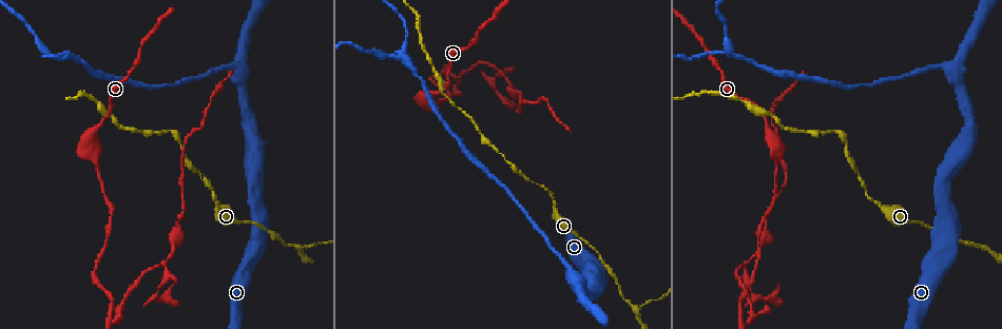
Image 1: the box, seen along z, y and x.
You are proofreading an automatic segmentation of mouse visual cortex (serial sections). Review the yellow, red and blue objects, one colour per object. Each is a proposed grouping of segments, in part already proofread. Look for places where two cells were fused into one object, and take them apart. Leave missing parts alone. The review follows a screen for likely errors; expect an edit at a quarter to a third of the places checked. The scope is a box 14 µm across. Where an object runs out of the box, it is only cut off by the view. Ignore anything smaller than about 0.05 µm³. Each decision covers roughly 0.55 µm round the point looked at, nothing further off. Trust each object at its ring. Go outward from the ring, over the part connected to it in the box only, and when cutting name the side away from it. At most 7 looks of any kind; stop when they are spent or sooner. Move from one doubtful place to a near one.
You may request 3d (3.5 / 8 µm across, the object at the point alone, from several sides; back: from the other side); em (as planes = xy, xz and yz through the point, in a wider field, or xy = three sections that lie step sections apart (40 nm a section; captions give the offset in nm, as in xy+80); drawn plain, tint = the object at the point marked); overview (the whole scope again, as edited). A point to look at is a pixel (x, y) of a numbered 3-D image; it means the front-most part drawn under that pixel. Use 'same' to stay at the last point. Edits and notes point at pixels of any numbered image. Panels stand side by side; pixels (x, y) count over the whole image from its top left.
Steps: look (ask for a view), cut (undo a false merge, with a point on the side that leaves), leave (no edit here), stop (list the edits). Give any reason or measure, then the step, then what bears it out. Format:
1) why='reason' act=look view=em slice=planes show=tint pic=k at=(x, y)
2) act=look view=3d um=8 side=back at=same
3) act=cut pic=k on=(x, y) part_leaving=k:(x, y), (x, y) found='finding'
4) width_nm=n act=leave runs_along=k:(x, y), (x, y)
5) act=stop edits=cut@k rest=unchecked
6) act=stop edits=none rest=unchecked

why='calibre changes' act=look view=3d um=3.5 pic=1 at=(880, 205)

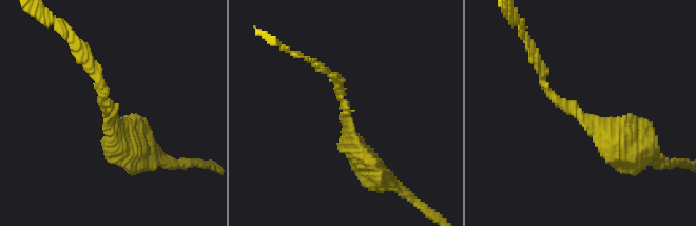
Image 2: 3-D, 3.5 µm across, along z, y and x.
arm_widths_nm=150,350 why='shape alone is not enough' act=look view=em slice=xy step=5 show=tint pic=2 at=(111, 111)

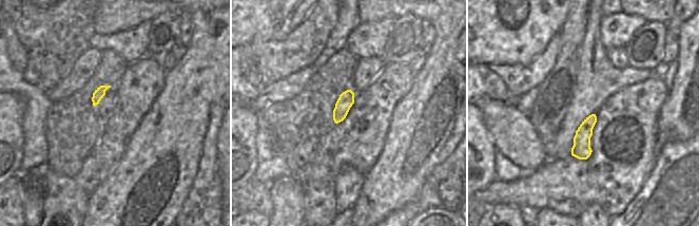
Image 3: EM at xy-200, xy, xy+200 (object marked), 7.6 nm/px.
act=leave runs_along=2:(629, 148), (566, 110), (537, 64) found='one cell here'

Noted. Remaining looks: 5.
why='three-way junction' act=look view=3d um=3.5 side=back pic=1 at=(299, 246)

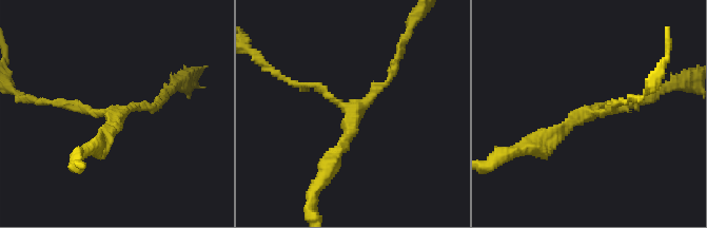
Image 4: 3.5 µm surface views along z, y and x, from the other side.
act=look view=em slice=planes show=tint pic=4 at=(356, 109)

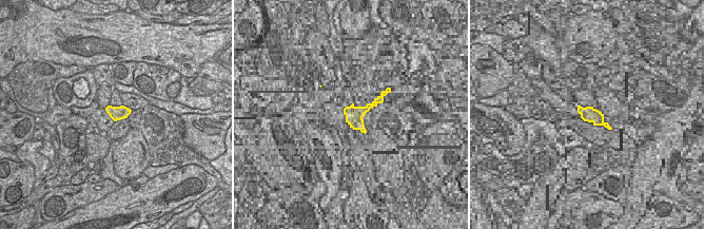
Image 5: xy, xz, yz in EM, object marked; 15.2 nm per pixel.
arm_widths_nm=100,150,200 act=leave runs_along=4:(637, 99), (584, 112), (538, 148) found='all the same cell'

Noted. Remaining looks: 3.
why='abrupt turn' act=look view=3d um=8 pic=1 at=(739, 321)

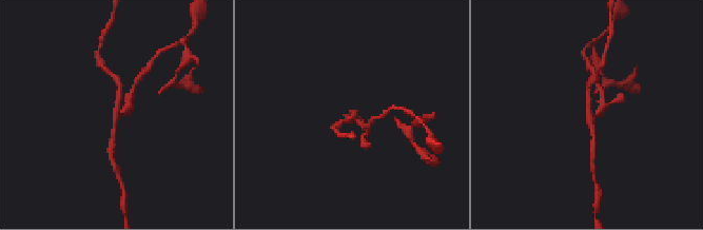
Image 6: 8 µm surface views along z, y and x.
act=look view=em slice=xy step=2 show=tint pic=6 at=(115, 111)

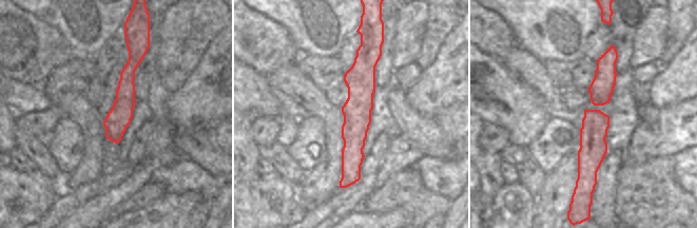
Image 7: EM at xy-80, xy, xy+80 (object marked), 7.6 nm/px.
act=cut pic=6 on=(600, 90) part_leaving=6:(122, 112), (139, 76) found='a second cell is stuck on'

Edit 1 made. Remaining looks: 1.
act=stop edits=cut@6 rest=unchecked

